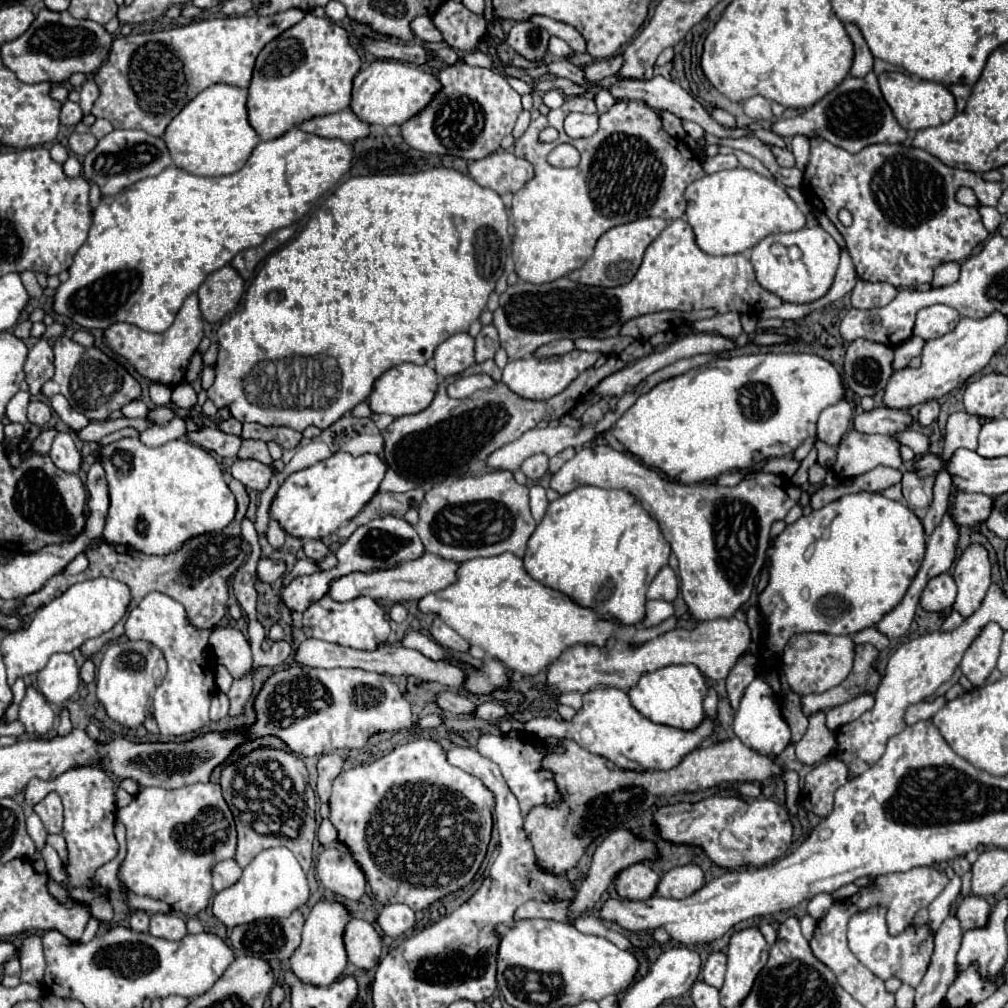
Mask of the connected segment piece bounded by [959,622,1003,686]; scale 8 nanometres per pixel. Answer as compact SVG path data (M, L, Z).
M987 624L983 634L977 636L977 648L969 648L961 660L961 672L975 684L981 686L989 672L995 668L999 658L999 646L1003 638L1003 628L999 624Z

